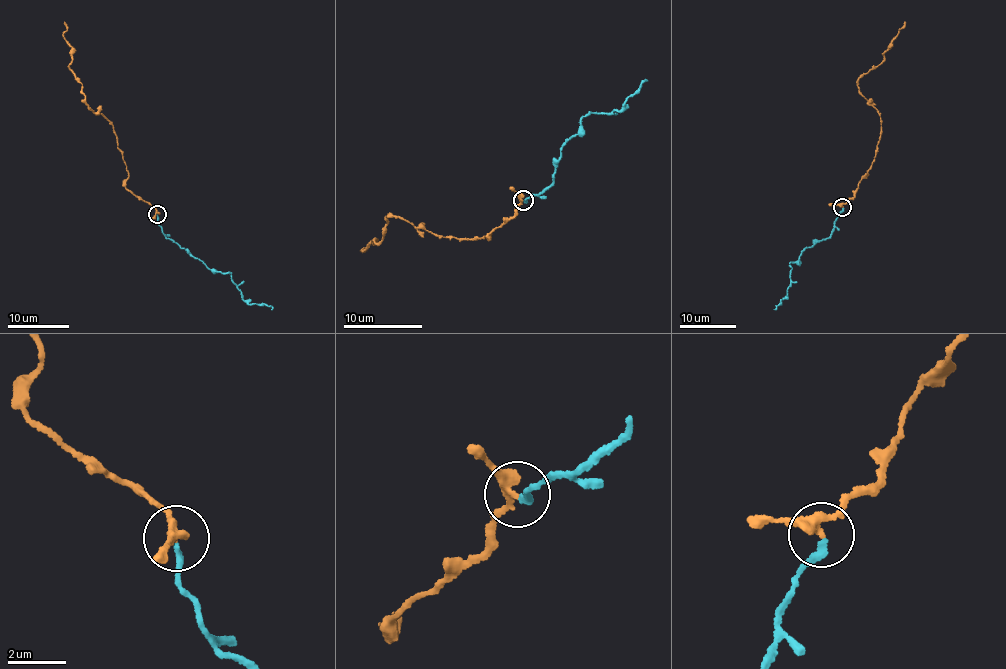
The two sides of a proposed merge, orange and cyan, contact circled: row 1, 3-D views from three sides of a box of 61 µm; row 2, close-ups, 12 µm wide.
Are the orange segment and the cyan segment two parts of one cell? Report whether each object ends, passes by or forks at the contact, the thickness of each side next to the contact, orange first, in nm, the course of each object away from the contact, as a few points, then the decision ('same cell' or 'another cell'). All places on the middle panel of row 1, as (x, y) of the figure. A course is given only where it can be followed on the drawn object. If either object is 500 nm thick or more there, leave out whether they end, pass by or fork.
orange passes by | cyan ends | 280/220 nm | orange via (524, 201), (517, 215), (488, 237), (435, 236), (389, 214), (384, 237), (376, 243), (373, 239), (361, 251) | cyan via (524, 201), (553, 183), (562, 143), (578, 132), (580, 123), (595, 112), (609, 114), (622, 109), (644, 80) | same cell

